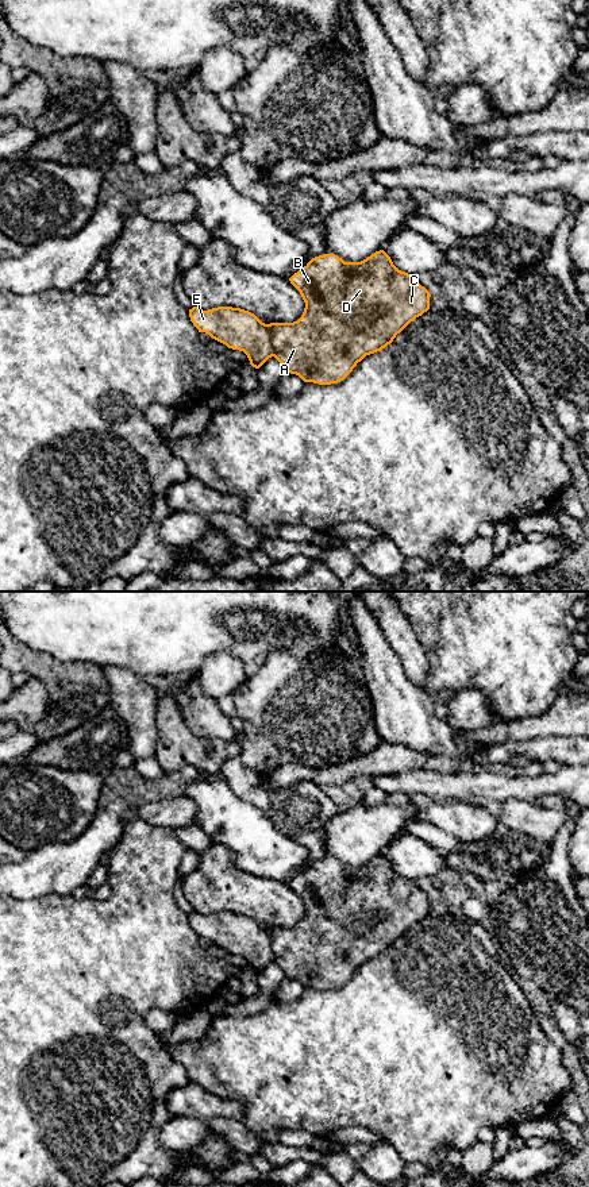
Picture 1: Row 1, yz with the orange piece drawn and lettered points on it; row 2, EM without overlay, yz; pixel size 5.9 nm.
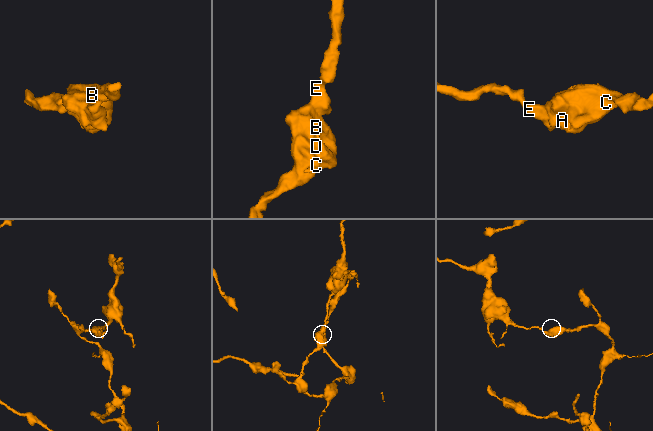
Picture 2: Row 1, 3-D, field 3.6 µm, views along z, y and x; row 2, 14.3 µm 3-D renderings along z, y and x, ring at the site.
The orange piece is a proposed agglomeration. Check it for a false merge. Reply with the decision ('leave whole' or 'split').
split

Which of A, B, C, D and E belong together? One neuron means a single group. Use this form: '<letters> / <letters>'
A B C D / E

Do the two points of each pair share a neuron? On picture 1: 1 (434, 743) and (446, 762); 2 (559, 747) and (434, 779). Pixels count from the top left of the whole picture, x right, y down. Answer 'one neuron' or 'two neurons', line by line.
1: two neurons
2: two neurons

